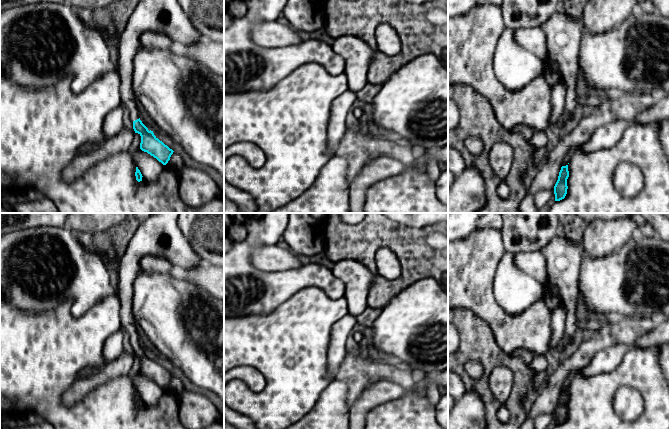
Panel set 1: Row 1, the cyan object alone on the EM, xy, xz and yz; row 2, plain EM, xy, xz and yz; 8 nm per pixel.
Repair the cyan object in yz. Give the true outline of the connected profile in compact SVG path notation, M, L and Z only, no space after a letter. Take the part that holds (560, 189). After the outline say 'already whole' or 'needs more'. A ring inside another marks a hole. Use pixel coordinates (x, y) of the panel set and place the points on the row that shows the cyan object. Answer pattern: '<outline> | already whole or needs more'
M568 165L562 166L559 172L558 180L554 186L555 201L560 201L567 194L567 179L569 177Z | already whole

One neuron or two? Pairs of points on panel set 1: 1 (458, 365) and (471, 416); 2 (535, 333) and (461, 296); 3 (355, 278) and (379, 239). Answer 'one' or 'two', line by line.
1: two
2: one
3: two

